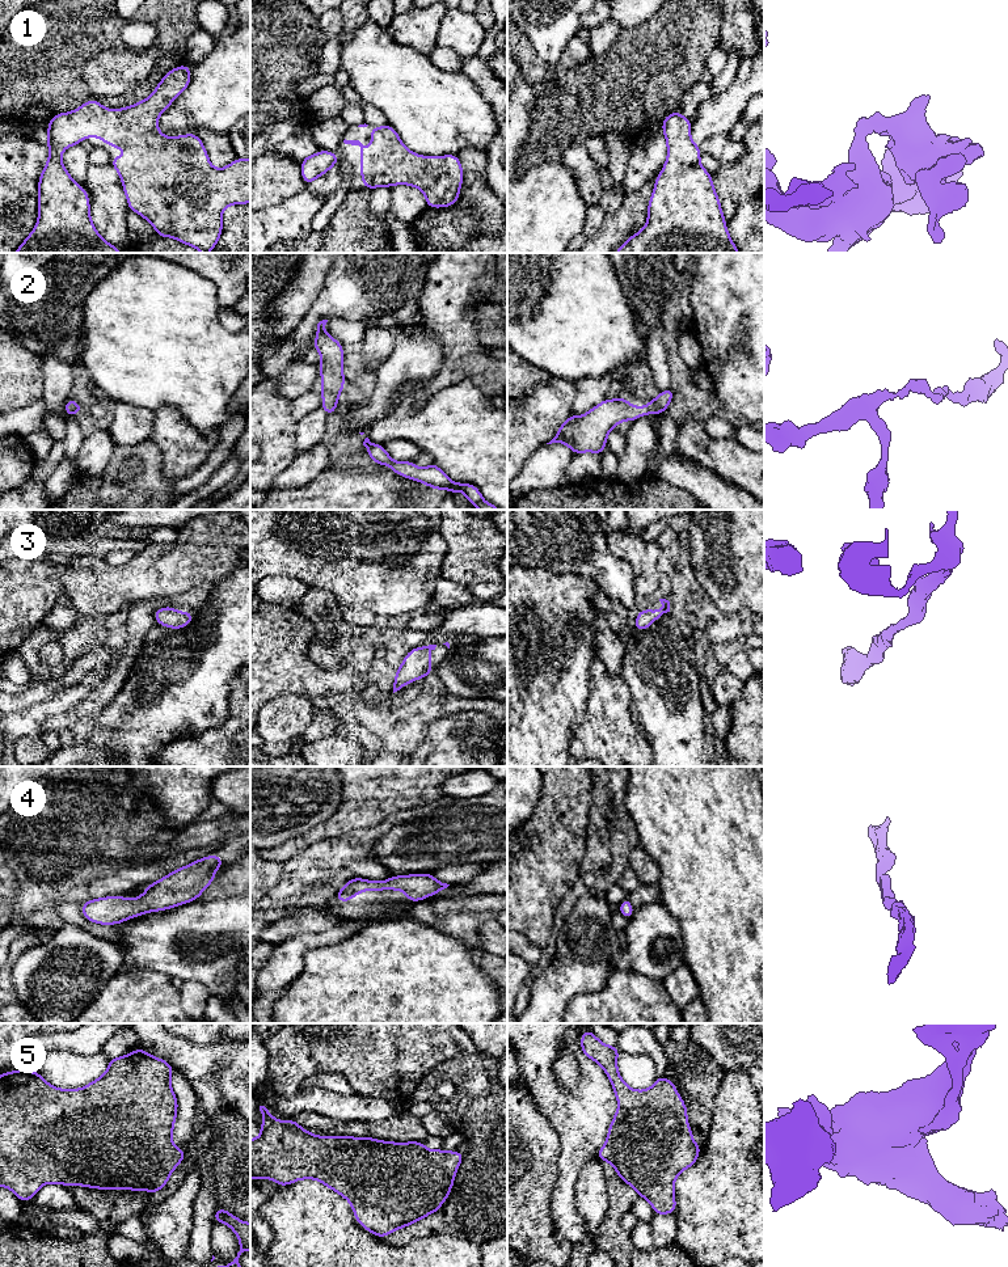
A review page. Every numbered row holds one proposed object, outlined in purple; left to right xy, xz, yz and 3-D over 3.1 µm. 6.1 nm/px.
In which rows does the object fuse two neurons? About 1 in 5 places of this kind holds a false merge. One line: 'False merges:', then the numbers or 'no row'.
False merges: no row

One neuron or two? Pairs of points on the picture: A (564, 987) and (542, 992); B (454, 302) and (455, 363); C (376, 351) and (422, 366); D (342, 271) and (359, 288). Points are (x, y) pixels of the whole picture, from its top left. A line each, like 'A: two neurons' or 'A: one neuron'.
A: one neuron
B: one neuron
C: two neurons
D: one neuron

